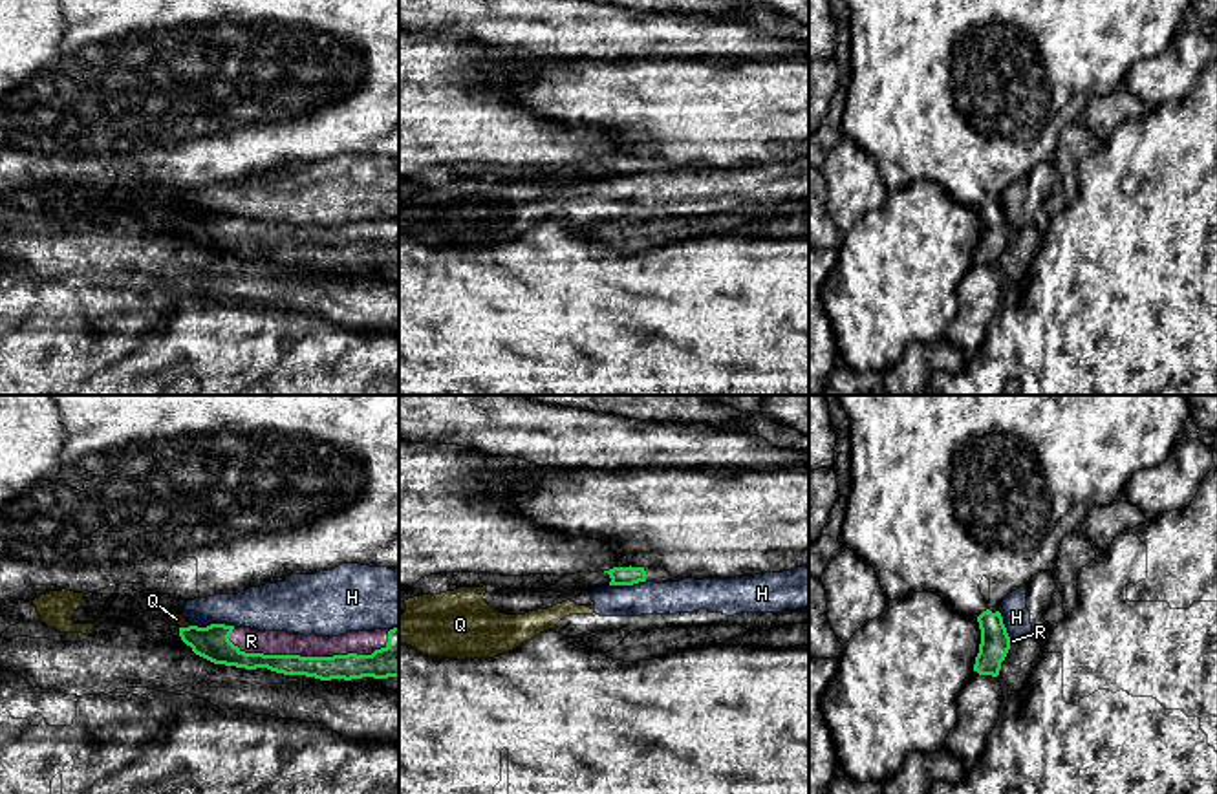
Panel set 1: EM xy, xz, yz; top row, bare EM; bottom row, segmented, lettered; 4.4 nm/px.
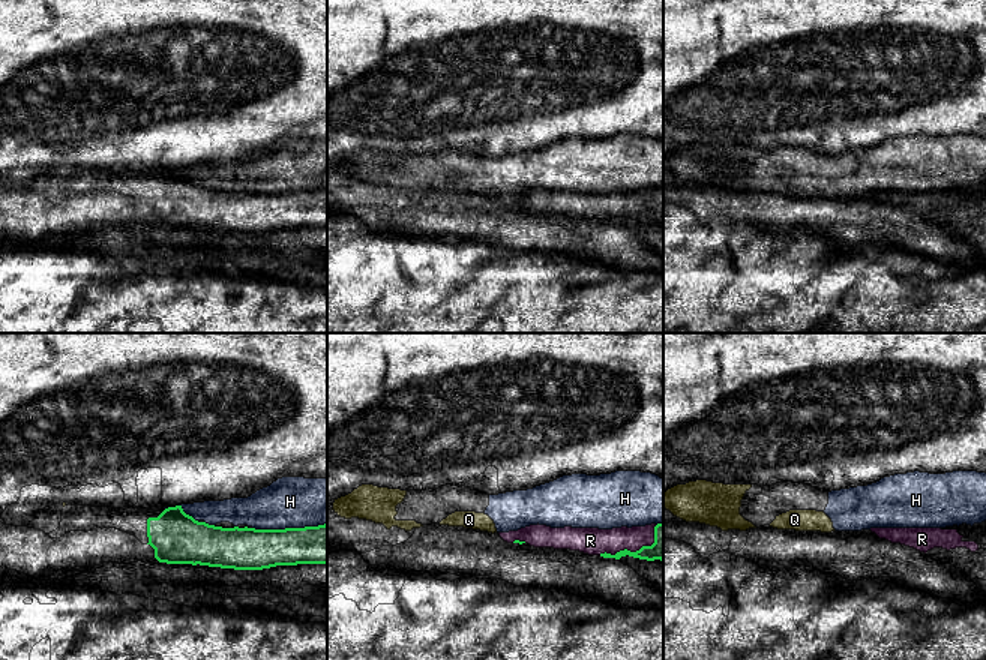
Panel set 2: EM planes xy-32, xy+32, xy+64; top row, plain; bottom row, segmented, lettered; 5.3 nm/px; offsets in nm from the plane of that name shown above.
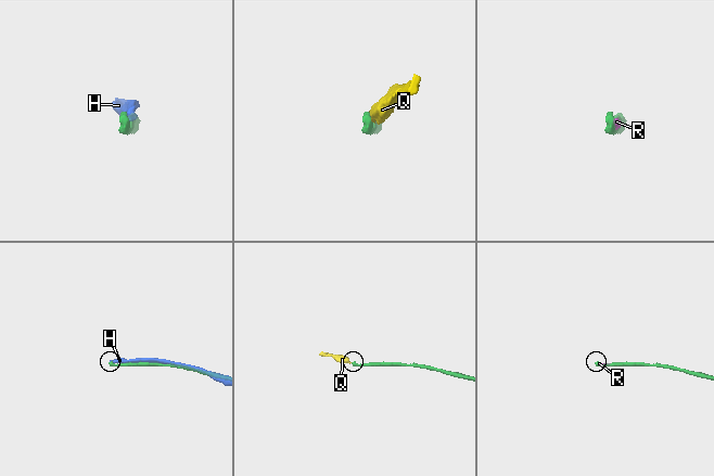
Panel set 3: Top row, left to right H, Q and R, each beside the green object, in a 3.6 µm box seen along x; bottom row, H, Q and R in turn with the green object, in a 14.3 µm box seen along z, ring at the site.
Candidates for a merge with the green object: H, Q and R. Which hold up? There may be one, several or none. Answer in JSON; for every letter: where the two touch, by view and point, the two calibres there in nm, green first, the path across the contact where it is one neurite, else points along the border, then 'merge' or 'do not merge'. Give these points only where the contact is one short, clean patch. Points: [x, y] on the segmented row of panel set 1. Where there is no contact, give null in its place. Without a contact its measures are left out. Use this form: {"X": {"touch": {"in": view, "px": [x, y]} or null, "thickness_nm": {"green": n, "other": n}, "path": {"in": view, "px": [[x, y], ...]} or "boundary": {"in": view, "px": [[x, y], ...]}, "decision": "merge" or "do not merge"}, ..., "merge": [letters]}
{"H": {"touch": {"in": "xy", "px": [215, 624]}, "thickness_nm": {"green": 150, "other": 200}, "decision": "do not merge"}, "Q": {"touch": {"in": "xy", "px": [183, 628]}, "thickness_nm": {"green": 150, "other": 50}, "boundary": {"in": "xy", "px": [[189, 624], [180, 628]]}, "decision": "do not merge"}, "R": {"touch": {"in": "xy", "px": [313, 657]}, "thickness_nm": {"green": 110, "other": 110}, "decision": "merge"}, "merge": ["R"]}

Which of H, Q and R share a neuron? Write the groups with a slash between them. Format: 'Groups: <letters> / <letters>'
Groups: H Q / R

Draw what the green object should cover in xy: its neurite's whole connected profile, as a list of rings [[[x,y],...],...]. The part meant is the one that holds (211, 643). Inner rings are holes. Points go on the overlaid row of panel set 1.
[[[210,624],[179,628],[179,637],[196,655],[214,664],[267,668],[320,681],[399,677],[399,628],[304,637]]]

